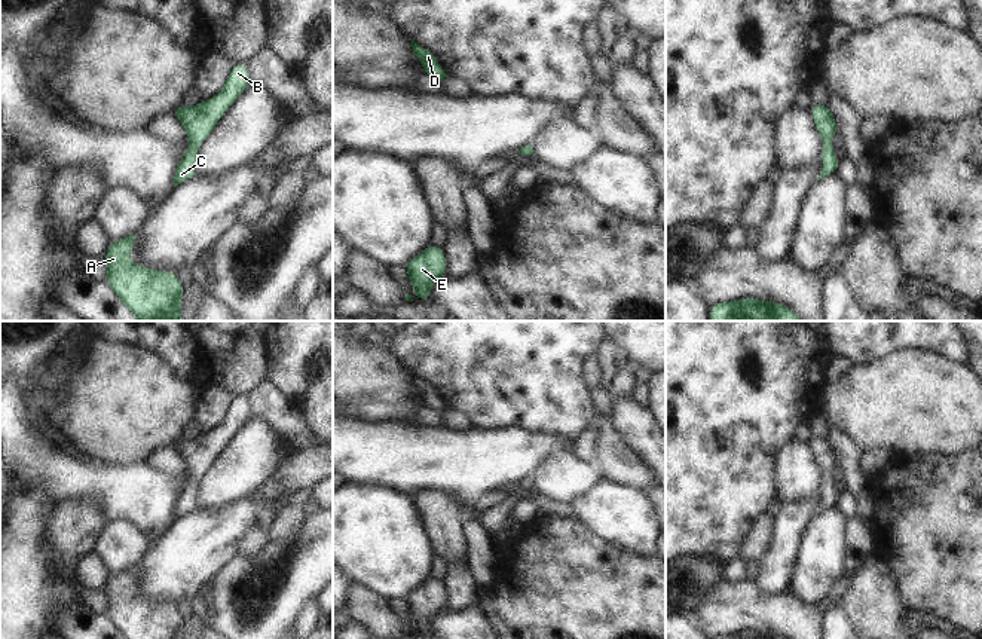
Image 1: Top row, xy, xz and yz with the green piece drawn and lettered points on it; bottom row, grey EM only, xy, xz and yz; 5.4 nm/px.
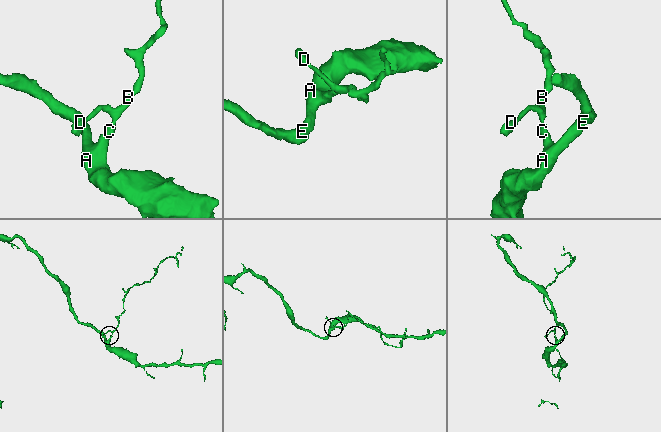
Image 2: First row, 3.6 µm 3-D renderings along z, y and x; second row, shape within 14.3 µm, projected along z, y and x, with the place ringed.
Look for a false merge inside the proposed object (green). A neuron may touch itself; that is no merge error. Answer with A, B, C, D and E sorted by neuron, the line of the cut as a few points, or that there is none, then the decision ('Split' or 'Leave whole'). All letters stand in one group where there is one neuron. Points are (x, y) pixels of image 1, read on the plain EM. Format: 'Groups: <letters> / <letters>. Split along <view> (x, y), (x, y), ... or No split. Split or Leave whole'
Groups: A B C D E. No split. Leave whole.

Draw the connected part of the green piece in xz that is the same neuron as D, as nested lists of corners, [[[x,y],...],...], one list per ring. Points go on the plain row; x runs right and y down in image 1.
[[[412,373],[412,380],[413,380],[413,386],[420,394],[420,398],[426,407],[437,412],[449,410],[432,385],[417,377],[414,373]]]

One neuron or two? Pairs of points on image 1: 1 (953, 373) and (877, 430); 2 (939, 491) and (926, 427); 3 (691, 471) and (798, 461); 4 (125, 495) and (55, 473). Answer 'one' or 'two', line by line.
1: one
2: two
3: two
4: one

